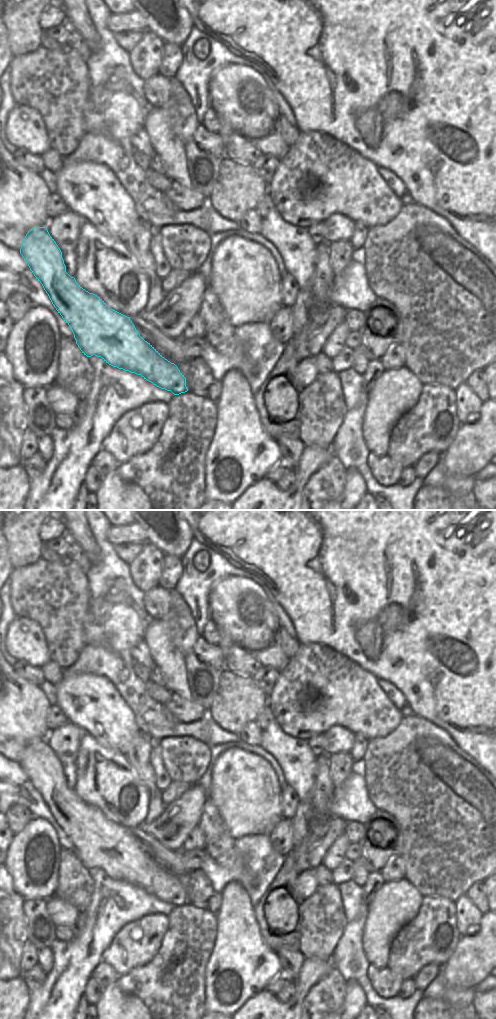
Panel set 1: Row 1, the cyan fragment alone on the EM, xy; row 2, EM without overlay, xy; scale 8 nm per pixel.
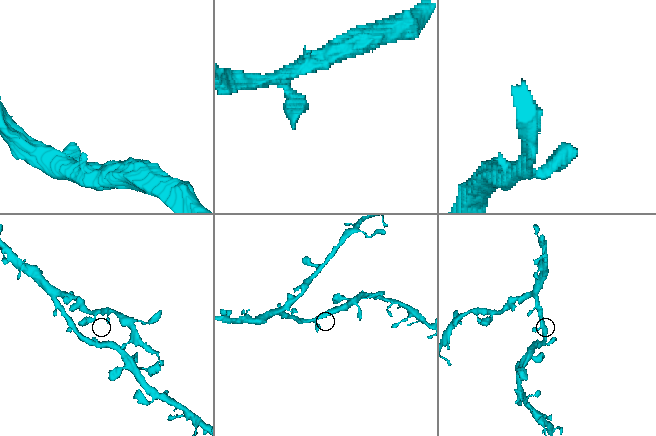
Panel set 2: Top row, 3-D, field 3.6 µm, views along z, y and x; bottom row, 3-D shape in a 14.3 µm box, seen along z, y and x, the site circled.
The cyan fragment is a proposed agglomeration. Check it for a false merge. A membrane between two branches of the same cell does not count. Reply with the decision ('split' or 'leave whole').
leave whole

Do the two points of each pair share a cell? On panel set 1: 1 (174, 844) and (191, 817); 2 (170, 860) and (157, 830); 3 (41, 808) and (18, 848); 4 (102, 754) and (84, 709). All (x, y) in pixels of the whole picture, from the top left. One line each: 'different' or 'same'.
1: same
2: different
3: different
4: different

